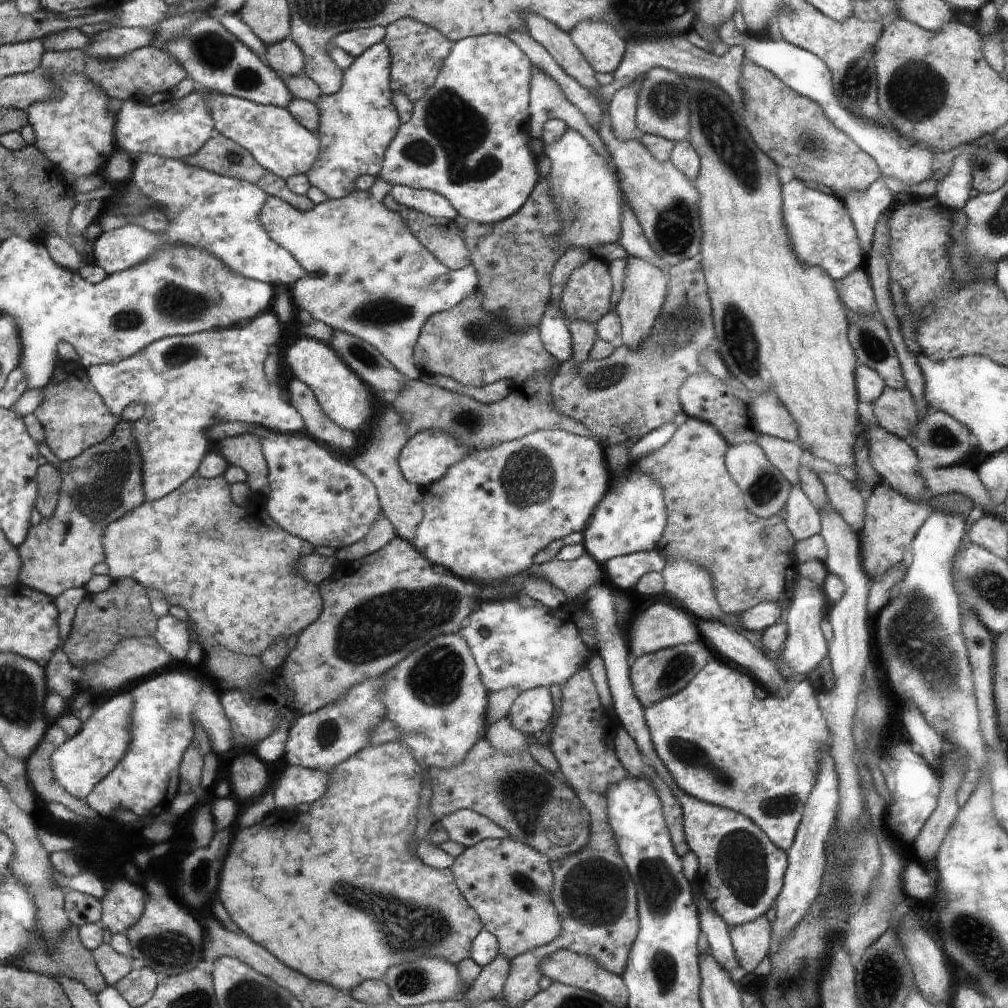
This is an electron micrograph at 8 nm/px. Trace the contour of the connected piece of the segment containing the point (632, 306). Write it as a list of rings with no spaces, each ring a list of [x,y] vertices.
[[[630,255],[625,260],[622,294],[620,294],[620,300],[618,300],[615,311],[618,318],[621,319],[620,344],[635,349],[652,333],[652,328],[656,324],[656,320],[664,308],[665,298],[668,296],[669,281],[665,272],[654,266],[654,263]]]

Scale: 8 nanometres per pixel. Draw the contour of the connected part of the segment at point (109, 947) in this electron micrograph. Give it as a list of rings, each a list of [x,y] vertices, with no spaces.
[[[104,943],[94,952],[101,971],[106,975],[109,986],[114,987],[135,969],[133,958],[120,954],[112,943]]]

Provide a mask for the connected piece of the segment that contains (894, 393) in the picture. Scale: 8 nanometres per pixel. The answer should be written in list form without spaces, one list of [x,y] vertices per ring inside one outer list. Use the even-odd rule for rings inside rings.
[[[884,387],[880,396],[866,409],[890,434],[900,438],[913,436],[913,426],[919,419],[919,411],[906,387]]]

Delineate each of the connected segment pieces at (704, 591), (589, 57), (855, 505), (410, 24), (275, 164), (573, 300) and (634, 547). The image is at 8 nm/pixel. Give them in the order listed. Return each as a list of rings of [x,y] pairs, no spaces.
[[[666,562],[661,572],[669,598],[676,598],[696,619],[720,619],[740,631],[740,613],[725,613],[717,603],[713,582],[707,570],[693,562]]]
[[[582,19],[569,35],[596,73],[613,73],[625,56],[628,43],[609,22]]]
[[[817,473],[823,482],[829,503],[842,515],[851,528],[859,533],[865,525],[867,501],[864,501],[853,482],[844,478],[840,473]]]
[[[403,18],[385,27],[384,40],[392,55],[392,89],[406,95],[413,104],[434,86],[451,53],[454,42],[438,29],[418,19]]]
[[[207,90],[211,107],[213,108],[214,118],[217,120],[217,133],[221,132],[239,142],[240,146],[245,148],[256,161],[265,167],[267,171],[274,175],[282,175],[282,178],[288,178],[295,174],[306,174],[308,169],[313,167],[319,155],[319,140],[316,134],[306,130],[289,112],[286,107],[277,107],[272,105],[259,105],[258,103],[241,99],[232,95],[219,93],[218,91]]]
[[[591,257],[570,273],[564,285],[560,301],[561,310],[567,324],[574,321],[586,321],[596,326],[605,314],[611,312],[612,276],[609,263],[604,258]]]
[[[628,466],[625,468],[622,476],[628,476],[624,482],[620,482],[619,490],[613,491],[616,494],[605,494],[605,497],[598,504],[598,510],[594,510],[592,518],[588,522],[588,526],[583,530],[583,546],[599,564],[609,561],[611,558],[626,556],[632,552],[646,552],[655,548],[656,538],[660,538],[664,524],[666,524],[666,510],[662,504],[662,492],[660,488],[650,482],[648,478],[644,478],[641,473],[637,472],[637,468]]]

